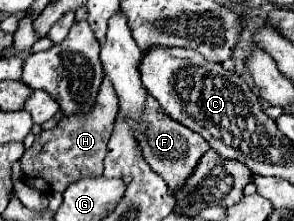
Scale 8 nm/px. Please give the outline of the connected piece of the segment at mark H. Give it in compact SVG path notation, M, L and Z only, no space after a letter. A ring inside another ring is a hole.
M107 76L103 78L97 102L91 112L83 116L69 116L61 118L59 124L53 130L43 130L37 138L33 148L29 148L23 158L23 172L25 172L25 182L29 186L35 186L39 192L47 194L51 190L55 192L65 192L65 188L81 178L95 178L103 174L103 158L107 152L107 142L113 130L113 122L117 116L119 104L117 96L113 90L111 80Z

